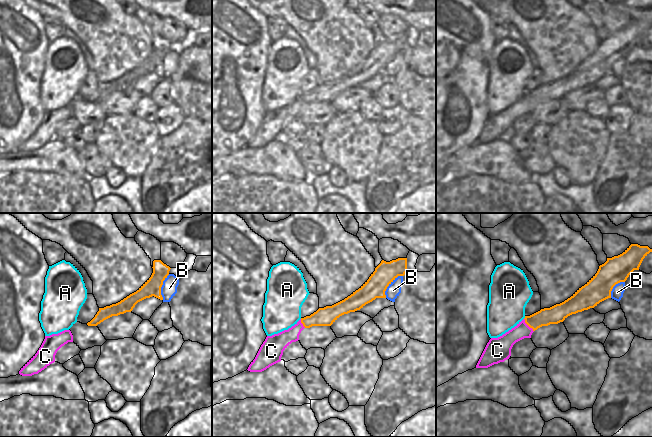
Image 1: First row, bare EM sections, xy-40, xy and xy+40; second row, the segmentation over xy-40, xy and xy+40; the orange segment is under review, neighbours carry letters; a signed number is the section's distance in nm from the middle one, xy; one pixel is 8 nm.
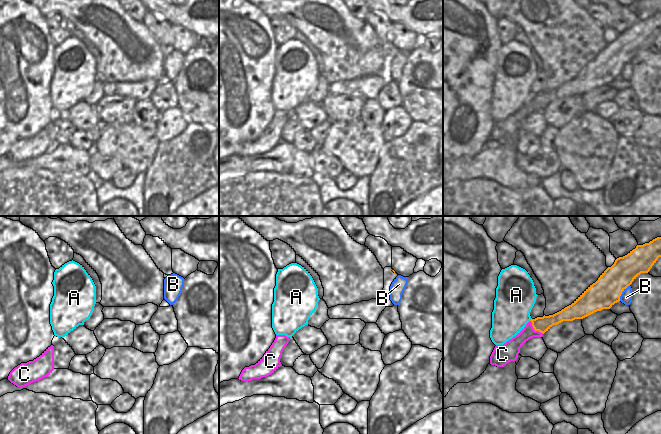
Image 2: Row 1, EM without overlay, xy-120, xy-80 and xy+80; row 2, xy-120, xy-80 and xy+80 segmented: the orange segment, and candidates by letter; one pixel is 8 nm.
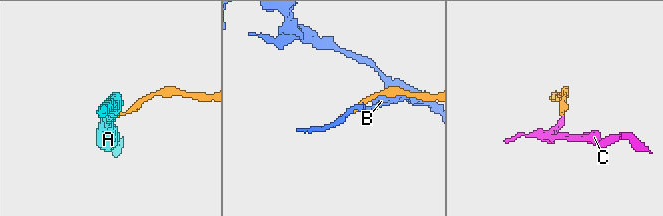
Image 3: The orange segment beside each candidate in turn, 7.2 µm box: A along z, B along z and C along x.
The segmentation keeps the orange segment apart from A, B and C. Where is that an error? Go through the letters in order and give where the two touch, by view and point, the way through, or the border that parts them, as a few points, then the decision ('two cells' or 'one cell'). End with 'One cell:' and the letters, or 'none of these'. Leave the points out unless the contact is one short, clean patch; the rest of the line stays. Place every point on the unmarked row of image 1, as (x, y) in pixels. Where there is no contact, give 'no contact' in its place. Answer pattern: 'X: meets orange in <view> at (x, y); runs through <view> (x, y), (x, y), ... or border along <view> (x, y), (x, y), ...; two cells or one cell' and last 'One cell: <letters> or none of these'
A: meets orange in xy+40 at (525, 93); border along xy+40 (525, 92), (523, 94); two cells
B: meets orange in xy at (388, 61); border along xy (402, 51), (399, 51), (387, 63), (385, 73); two cells
C: meets orange in xy+40 at (528, 101); runs through xy+40 (555, 90), (540, 94), (528, 101), (504, 119); one cell
One cell: C

